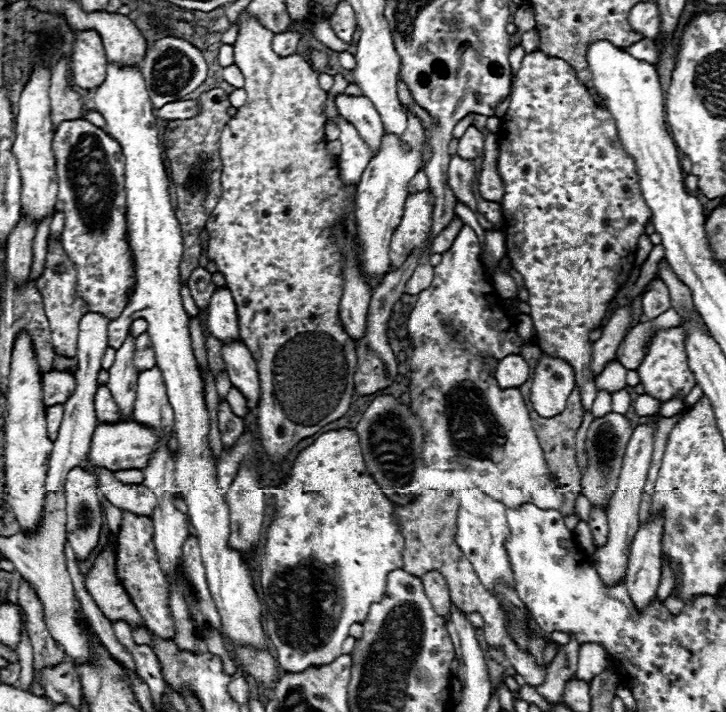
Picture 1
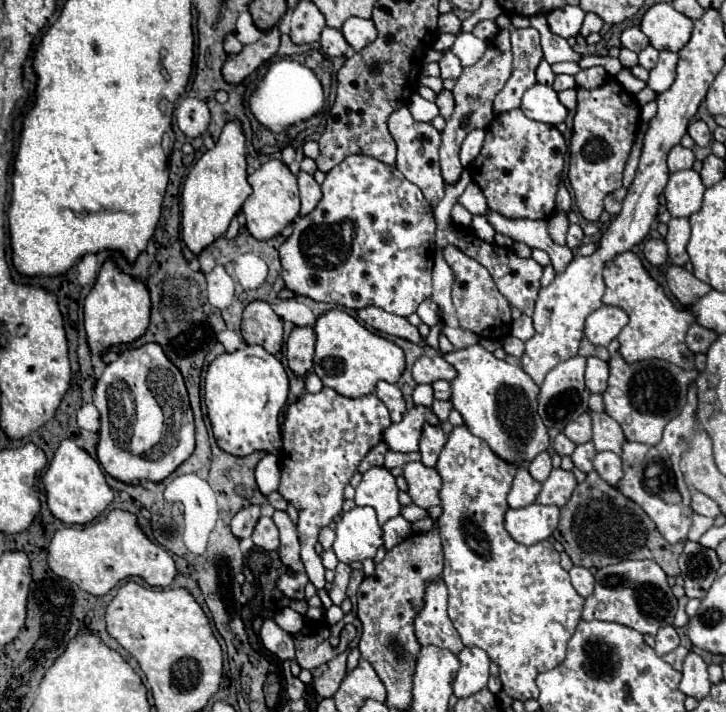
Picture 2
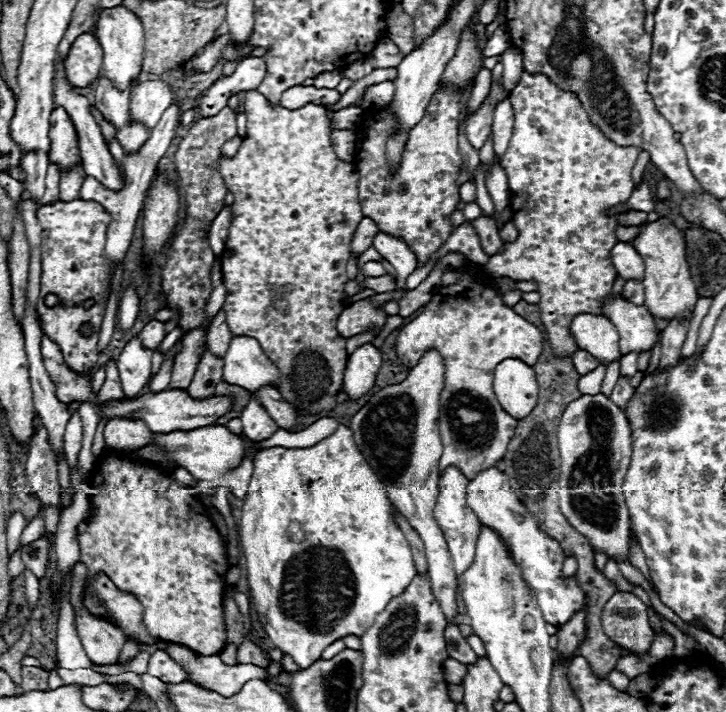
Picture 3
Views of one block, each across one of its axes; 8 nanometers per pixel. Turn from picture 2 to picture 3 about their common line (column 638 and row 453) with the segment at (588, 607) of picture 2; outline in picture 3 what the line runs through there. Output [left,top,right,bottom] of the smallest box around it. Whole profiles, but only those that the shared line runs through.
[558,394,632,558]

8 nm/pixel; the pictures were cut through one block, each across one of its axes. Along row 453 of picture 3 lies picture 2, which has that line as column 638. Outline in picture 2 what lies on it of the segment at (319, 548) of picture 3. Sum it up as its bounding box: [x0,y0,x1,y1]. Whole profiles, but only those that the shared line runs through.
[602,252,694,368]

